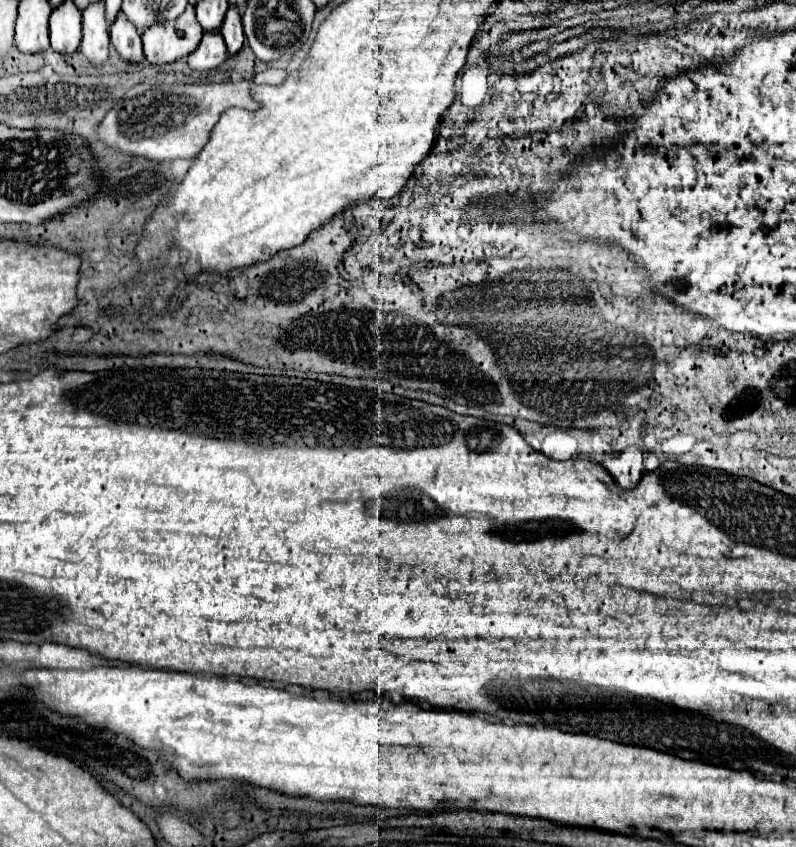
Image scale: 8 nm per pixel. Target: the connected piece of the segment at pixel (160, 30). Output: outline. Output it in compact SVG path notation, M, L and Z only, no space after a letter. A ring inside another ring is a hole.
M189 3L177 19L155 23L143 31L143 53L151 63L169 63L191 55L201 37L203 29L195 17L195 7Z

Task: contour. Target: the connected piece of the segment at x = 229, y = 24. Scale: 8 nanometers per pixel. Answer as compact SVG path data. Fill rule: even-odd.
M229 5L227 13L225 13L225 19L223 19L223 25L221 25L221 35L223 35L225 43L227 43L229 55L239 53L245 37L243 37L241 15L239 15L239 9L235 5Z

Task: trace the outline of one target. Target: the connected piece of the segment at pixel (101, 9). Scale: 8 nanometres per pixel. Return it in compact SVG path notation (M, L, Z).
M97 1L83 11L81 51L93 65L101 65L109 57L109 25L103 1Z

